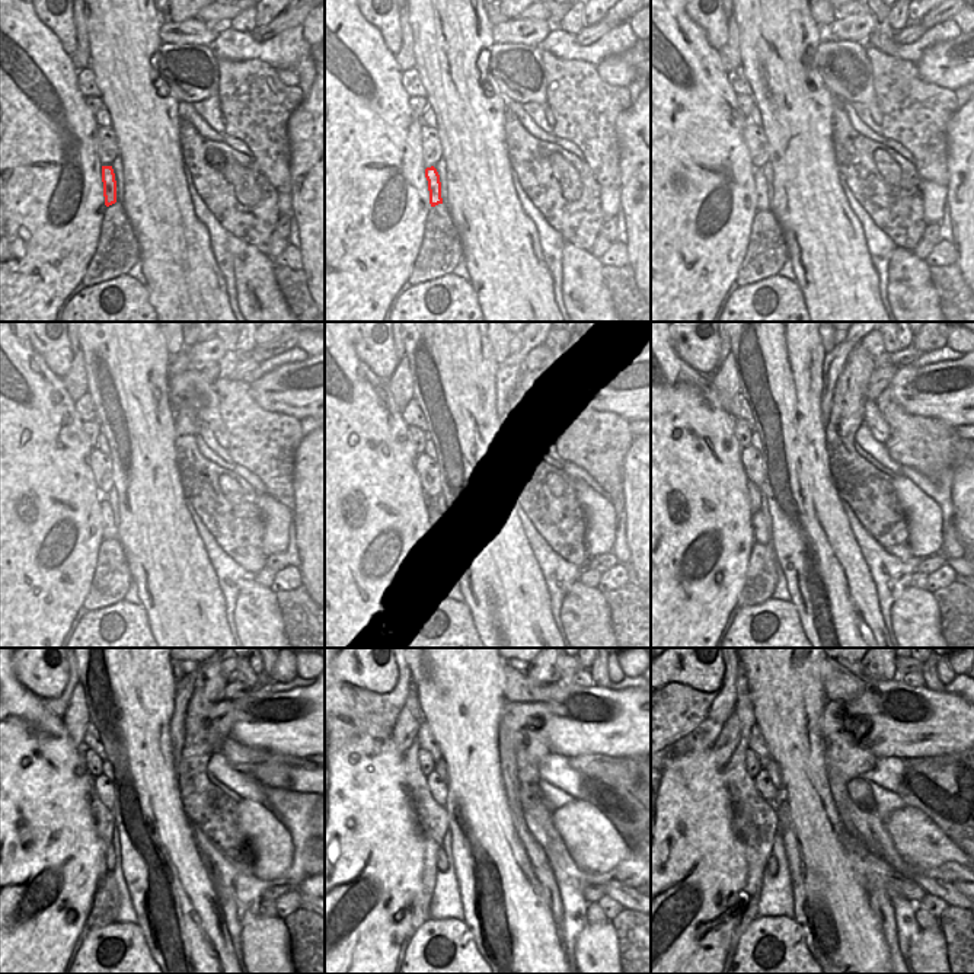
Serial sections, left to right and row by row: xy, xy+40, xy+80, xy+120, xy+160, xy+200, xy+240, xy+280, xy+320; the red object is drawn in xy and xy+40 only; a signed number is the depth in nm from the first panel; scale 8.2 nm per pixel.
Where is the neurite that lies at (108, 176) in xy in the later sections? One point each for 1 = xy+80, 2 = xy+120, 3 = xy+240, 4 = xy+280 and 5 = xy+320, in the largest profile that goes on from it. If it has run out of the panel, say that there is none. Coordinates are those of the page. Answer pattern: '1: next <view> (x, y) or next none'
1: next xy+80 (762, 203)
2: next xy+120 (109, 532)
3: next xy+240 (109, 855)
4: next xy+280 (443, 864)
5: next xy+320 (770, 868)

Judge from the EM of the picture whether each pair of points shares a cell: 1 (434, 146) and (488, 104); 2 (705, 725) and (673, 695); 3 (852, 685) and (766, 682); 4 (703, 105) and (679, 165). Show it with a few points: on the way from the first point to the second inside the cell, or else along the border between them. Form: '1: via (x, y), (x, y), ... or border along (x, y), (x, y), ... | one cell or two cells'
1: border along (436, 128), (443, 156) | two cells
2: via (698, 718), (680, 702) | one cell
3: border along (824, 663), (824, 698), (827, 701) | two cells
4: via (689, 120), (679, 130), (679, 150) | one cell

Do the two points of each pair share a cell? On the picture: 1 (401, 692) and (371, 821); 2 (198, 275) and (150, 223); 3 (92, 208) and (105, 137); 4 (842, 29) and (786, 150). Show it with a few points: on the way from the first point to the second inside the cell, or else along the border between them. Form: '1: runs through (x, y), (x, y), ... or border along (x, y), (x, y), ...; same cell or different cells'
1: border along (354, 735), (389, 737); different cells
2: runs through (189, 262), (163, 235); same cell
3: border along (96, 128), (96, 156), (102, 165); different cells
4: border along (818, 26), (820, 40); different cells

